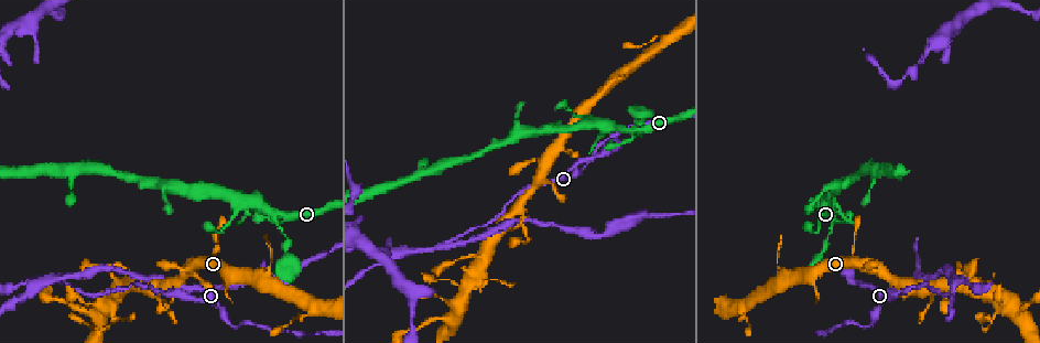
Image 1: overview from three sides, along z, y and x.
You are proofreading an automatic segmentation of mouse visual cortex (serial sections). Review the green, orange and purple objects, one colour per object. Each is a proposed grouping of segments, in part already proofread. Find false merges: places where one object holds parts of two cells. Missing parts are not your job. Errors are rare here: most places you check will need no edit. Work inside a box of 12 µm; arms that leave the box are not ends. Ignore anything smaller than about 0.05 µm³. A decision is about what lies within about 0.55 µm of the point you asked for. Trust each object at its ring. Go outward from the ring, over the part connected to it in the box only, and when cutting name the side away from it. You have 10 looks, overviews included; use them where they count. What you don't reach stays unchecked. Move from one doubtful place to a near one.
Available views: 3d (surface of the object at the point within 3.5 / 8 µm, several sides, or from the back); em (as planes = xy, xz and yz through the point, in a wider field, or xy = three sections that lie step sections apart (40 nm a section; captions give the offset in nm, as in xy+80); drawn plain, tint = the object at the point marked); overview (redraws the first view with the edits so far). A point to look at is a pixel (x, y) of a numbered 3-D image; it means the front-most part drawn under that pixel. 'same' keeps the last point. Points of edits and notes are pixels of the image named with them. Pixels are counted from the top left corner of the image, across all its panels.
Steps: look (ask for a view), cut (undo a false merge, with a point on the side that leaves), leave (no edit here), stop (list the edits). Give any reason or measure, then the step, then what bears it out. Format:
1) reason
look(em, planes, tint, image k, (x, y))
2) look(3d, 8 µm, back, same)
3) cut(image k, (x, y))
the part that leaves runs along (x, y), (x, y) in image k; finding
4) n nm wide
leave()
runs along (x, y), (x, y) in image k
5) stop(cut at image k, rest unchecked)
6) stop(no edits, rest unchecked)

small branch off a trunk
look(3d, 3.5 µm, image 1, (831, 208))

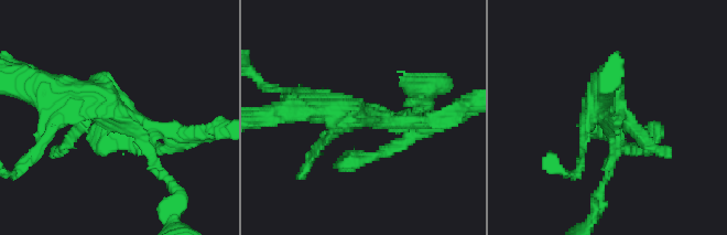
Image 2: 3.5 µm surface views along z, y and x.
shape alone is not enough
look(em, planes, tint, image 2, (613, 118))

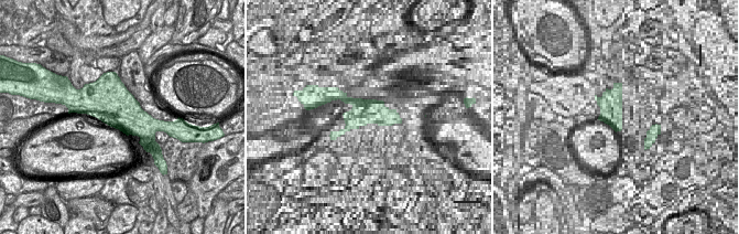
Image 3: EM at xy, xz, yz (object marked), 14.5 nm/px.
leave()
runs along (196, 137), (64, 99) in image 2; one cell here

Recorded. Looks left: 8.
a fork
look(3d, 3.5 µm, image 1, (837, 188))

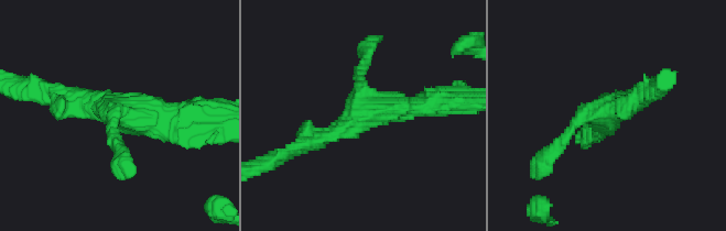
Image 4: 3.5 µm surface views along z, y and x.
now the EM
look(em, xy, step 3, tint, image 4, (371, 108))

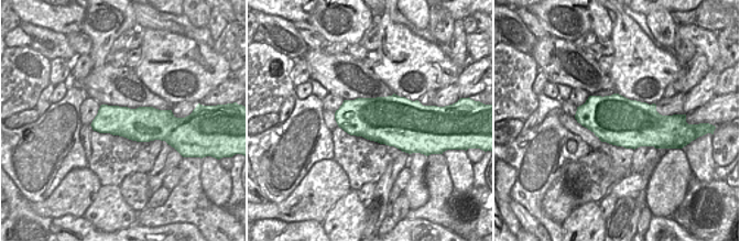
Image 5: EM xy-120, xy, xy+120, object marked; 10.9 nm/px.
look(em, xy, step 2, tint, same)

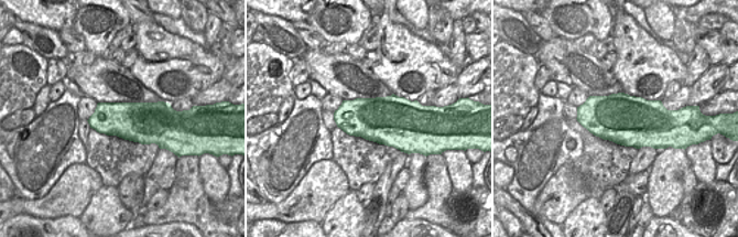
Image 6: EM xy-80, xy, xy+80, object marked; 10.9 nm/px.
550 nm wide
leave()
runs along (444, 101), (369, 109), (305, 143) in image 4; continuous, no second cell

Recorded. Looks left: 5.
narrows sharply
look(3d, 3.5 µm, image 1, (959, 265))

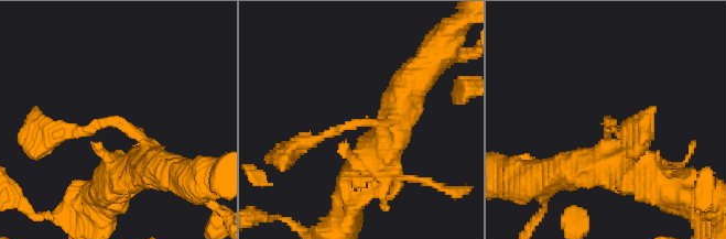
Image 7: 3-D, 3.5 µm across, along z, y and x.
leave()
all the same cell

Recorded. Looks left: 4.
side arm on a straight run
look(3d, 8 µm, image 1, (952, 277))

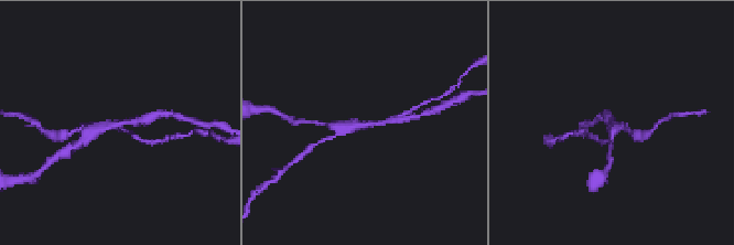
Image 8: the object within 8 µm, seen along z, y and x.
look(3d, 3.5 µm, image 8, (367, 123))

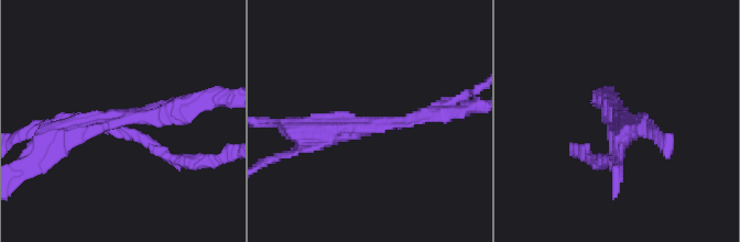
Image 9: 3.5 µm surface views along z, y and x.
cut(image 9, (45, 166))
the part that leaves runs along (122, 120), (228, 96) in image 9; a second cell is stuck on

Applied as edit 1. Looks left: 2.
stop(cut at image 9, rest unchecked)

